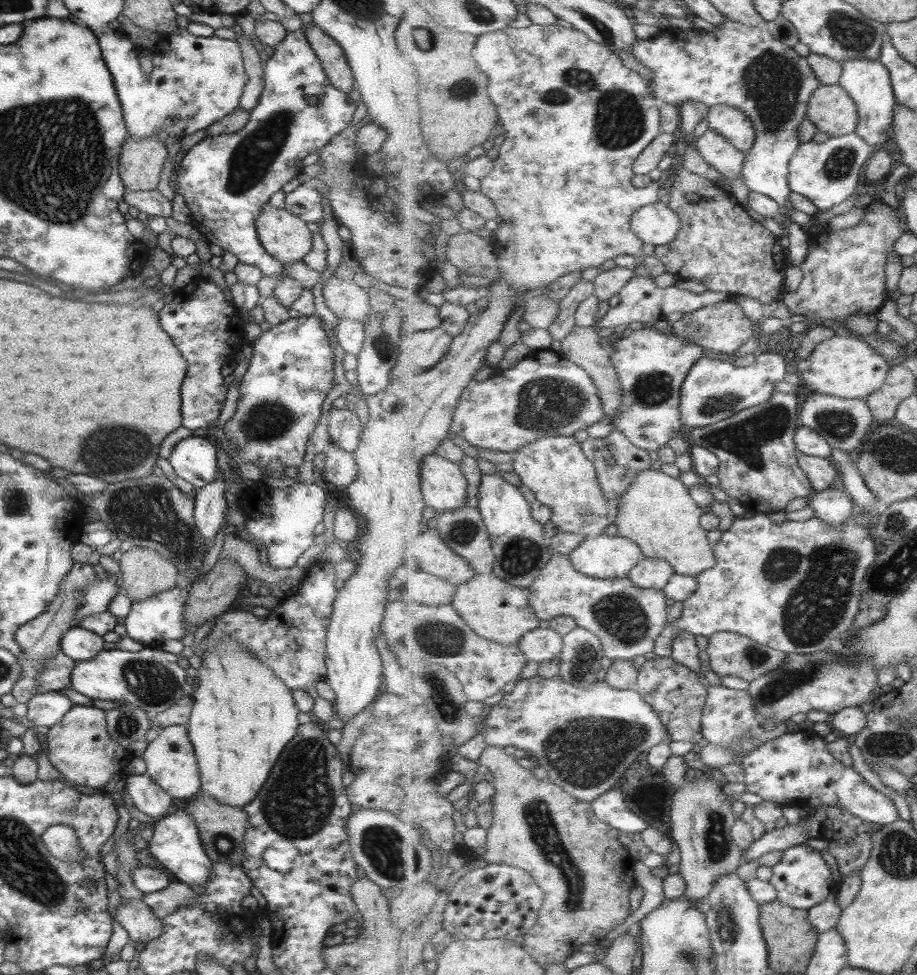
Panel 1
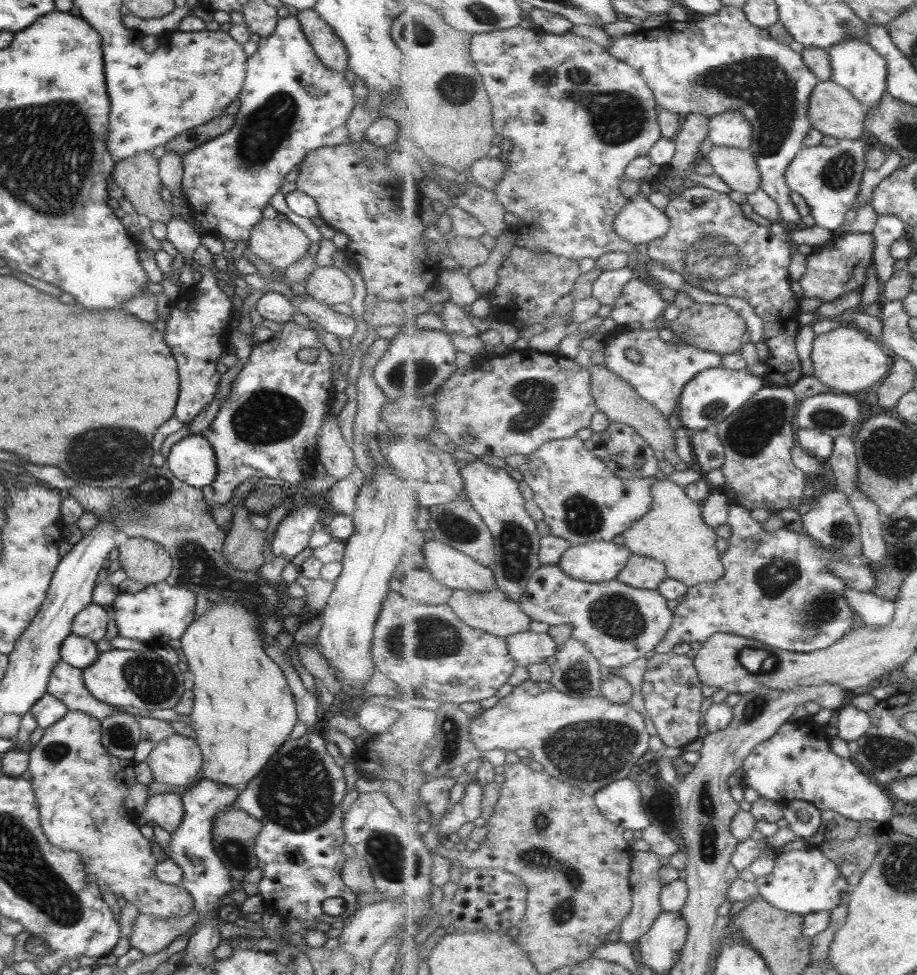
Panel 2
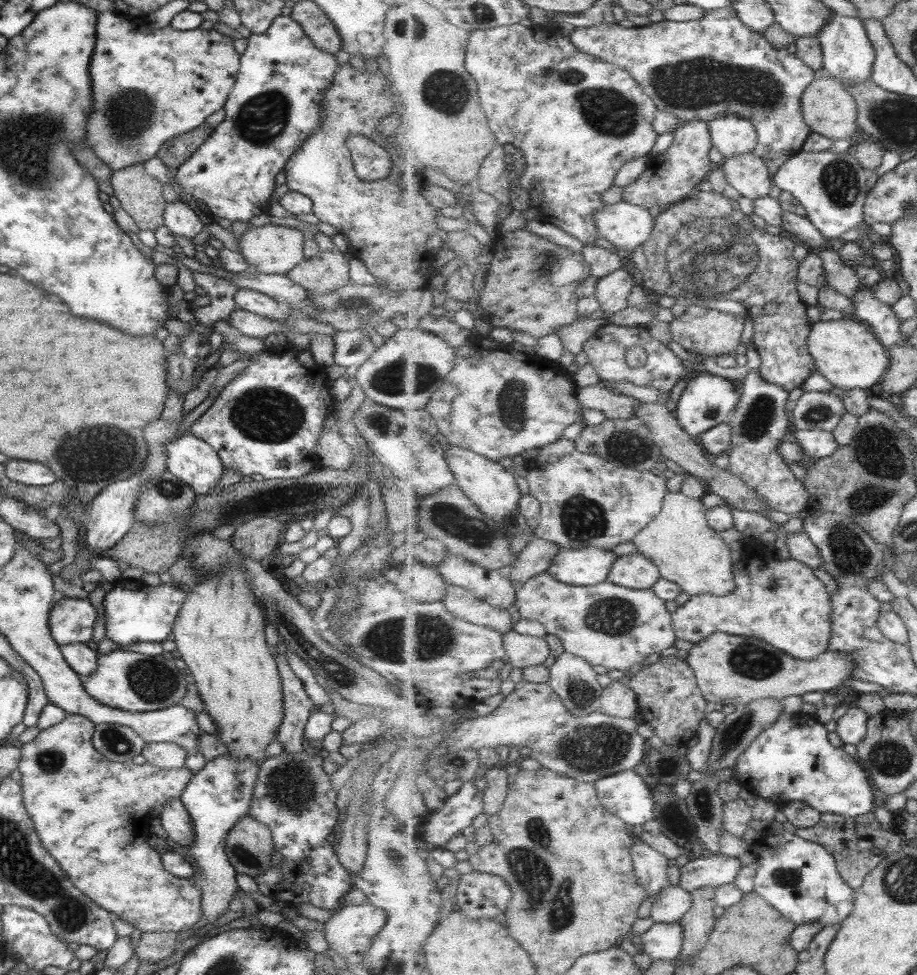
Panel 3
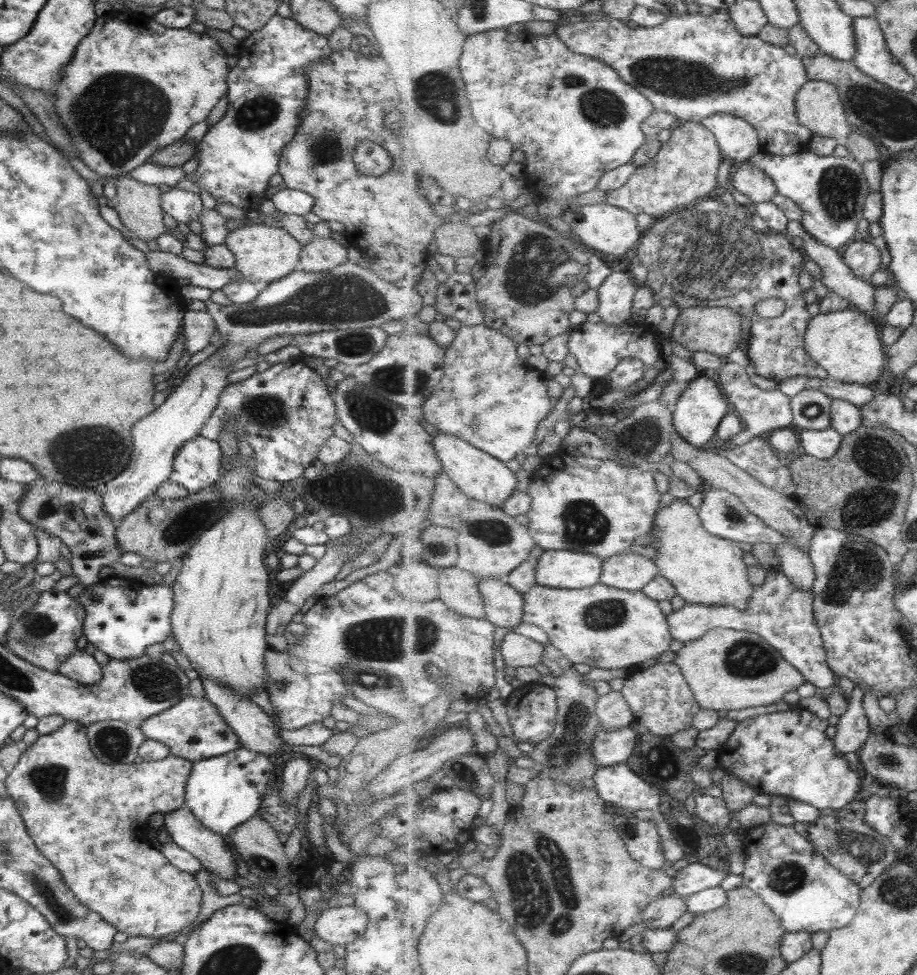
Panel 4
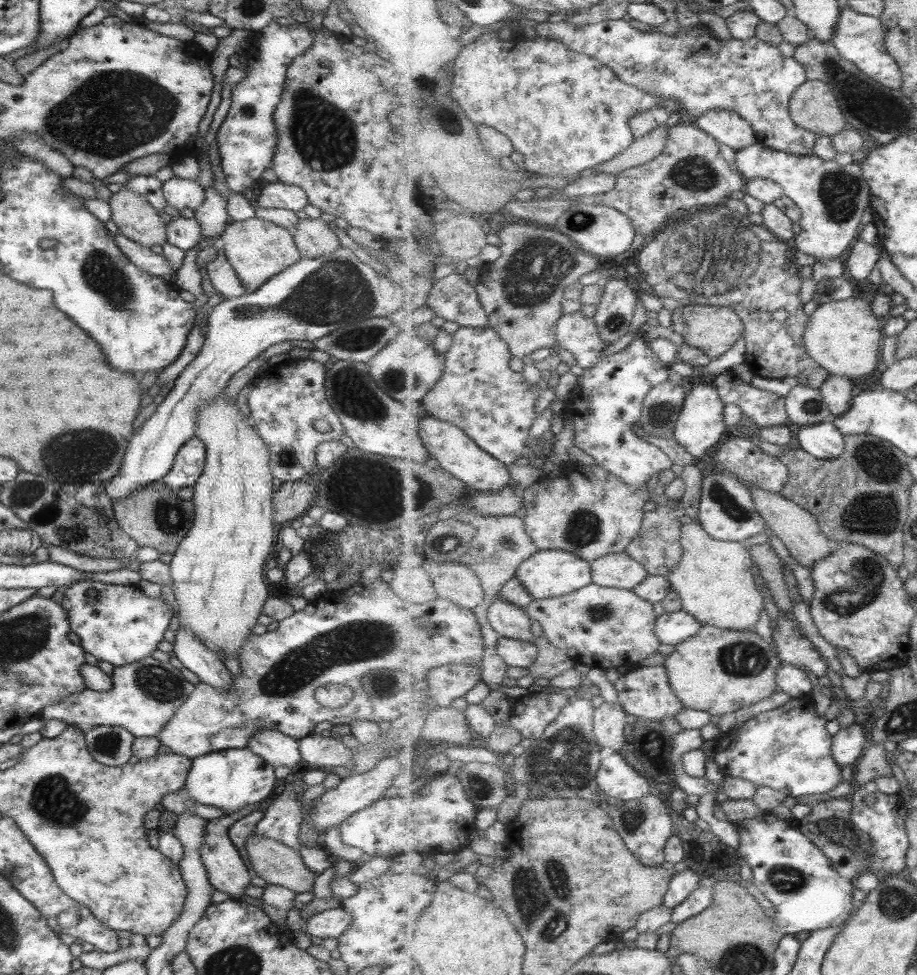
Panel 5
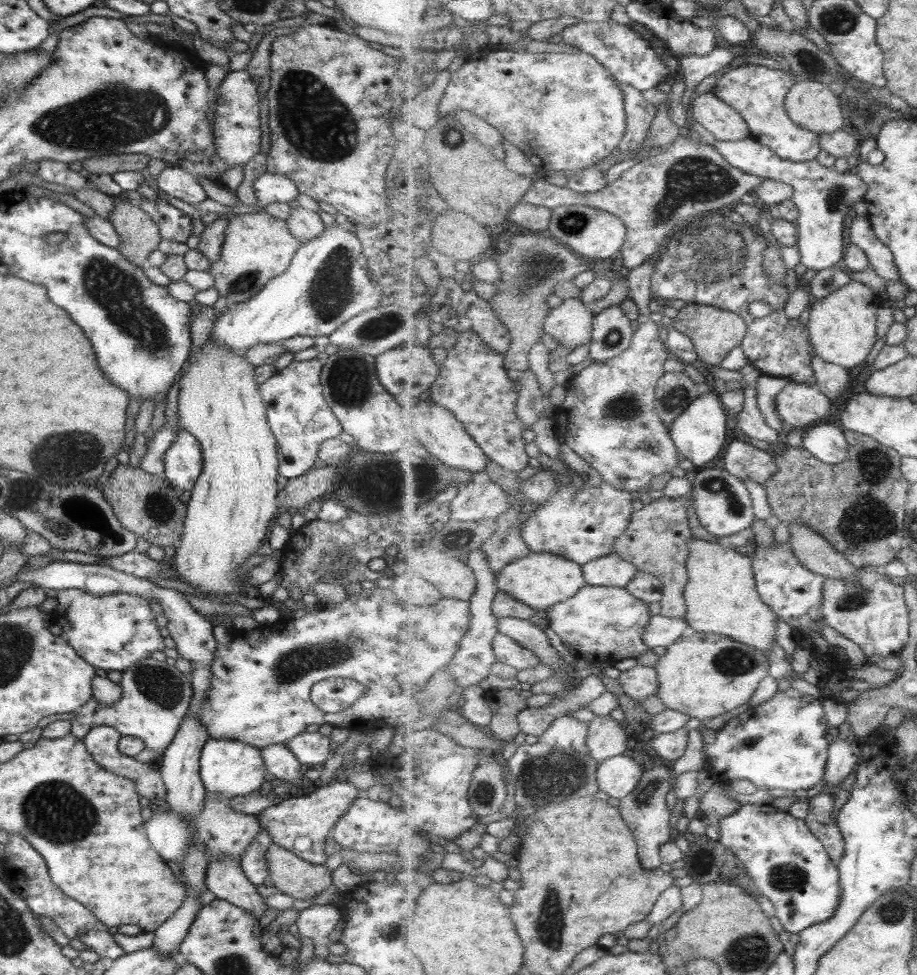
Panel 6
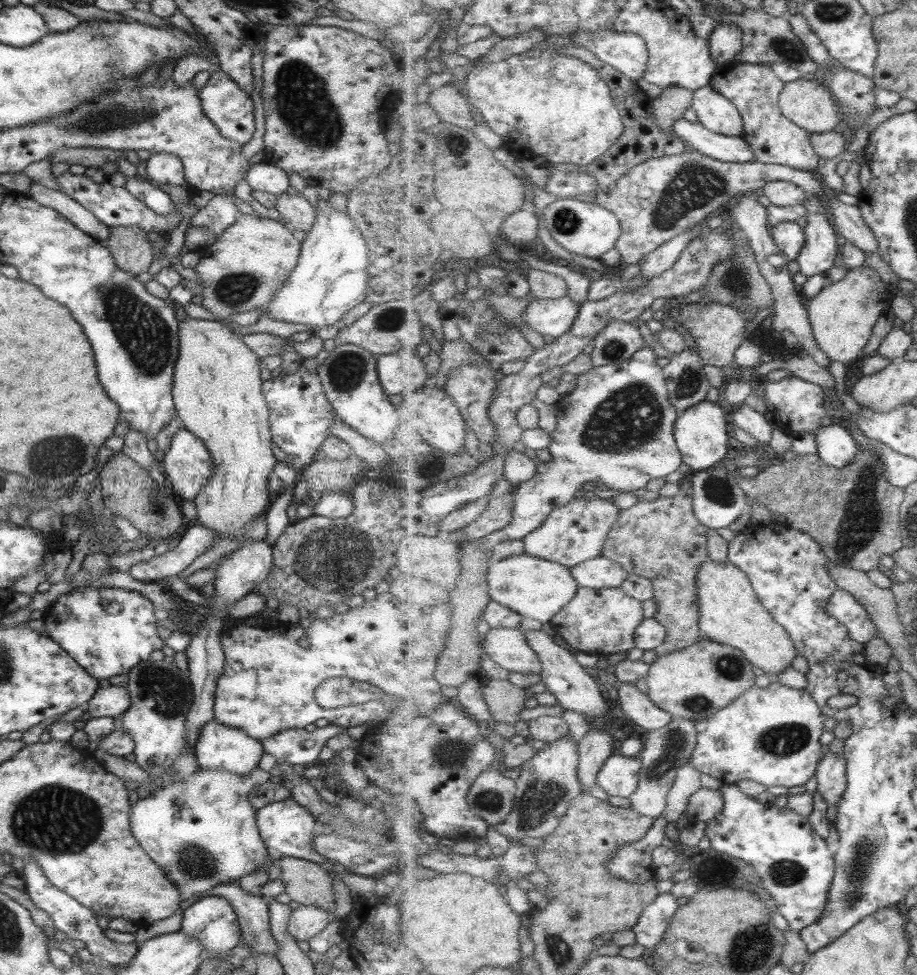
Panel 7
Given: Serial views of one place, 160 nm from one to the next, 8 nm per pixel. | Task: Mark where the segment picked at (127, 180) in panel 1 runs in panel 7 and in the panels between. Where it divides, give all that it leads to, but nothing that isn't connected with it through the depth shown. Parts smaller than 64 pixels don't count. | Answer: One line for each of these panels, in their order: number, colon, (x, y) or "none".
2: (137, 176)
3: (140, 196)
4: (138, 207)
5: (134, 218)
6: (138, 235)
7: (128, 246)

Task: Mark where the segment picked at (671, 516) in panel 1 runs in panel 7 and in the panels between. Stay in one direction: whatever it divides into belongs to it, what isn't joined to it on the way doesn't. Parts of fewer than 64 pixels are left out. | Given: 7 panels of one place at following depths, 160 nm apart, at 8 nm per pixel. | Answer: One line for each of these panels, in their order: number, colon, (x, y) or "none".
2: (674, 532)
3: (680, 541)
4: (706, 569)
5: (715, 580)
6: (722, 597)
7: (731, 613)

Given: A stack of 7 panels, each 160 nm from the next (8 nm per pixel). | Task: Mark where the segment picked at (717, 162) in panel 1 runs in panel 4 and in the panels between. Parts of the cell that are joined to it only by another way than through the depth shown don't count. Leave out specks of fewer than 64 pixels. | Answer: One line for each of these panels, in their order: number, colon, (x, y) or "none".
2: (738, 168)
3: (749, 174)
4: (758, 186)

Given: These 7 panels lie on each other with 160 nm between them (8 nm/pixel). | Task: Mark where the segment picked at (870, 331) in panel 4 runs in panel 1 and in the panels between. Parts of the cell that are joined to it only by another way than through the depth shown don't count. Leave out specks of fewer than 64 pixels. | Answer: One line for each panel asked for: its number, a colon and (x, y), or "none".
1: (846, 367)
2: (845, 359)
3: (845, 351)

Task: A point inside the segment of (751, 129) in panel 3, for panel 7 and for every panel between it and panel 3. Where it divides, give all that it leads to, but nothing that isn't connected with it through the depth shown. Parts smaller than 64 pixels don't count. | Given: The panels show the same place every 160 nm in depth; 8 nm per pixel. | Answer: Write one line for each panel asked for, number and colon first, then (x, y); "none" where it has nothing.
4: (739, 140)
5: (730, 128)
6: (724, 122)
7: (714, 110)

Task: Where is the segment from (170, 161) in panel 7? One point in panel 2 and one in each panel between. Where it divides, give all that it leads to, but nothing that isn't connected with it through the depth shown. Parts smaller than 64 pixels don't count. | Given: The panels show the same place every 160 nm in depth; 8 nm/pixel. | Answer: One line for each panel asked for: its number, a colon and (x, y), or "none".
2: (180, 232)
3: (182, 220)
4: (182, 205)
5: (179, 192)
6: (173, 180)

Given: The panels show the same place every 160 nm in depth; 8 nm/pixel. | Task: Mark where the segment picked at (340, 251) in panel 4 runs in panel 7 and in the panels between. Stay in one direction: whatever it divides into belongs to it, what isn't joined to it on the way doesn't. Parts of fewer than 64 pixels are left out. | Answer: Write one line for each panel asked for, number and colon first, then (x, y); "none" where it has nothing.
5: (312, 237)
6: (303, 224)
7: (297, 212)

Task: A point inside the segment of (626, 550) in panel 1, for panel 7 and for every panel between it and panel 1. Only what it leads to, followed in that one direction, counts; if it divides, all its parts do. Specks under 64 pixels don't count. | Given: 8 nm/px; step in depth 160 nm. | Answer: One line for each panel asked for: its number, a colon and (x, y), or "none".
2: (599, 561)
3: (588, 566)
4: (557, 569)
5: (547, 574)
6: (540, 580)
7: (539, 589)

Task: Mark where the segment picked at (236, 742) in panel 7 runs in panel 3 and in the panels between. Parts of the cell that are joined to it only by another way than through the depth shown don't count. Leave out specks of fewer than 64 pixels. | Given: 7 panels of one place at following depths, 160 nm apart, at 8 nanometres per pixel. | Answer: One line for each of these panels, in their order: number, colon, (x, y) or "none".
3: (216, 797)
4: (223, 791)
5: (229, 779)
6: (226, 766)

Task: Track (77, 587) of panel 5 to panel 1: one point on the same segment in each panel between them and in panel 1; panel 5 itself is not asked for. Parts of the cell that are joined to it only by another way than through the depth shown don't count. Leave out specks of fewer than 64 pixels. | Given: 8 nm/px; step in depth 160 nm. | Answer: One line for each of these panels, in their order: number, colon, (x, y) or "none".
1: (151, 621)
2: (158, 613)
3: (133, 612)
4: (128, 616)

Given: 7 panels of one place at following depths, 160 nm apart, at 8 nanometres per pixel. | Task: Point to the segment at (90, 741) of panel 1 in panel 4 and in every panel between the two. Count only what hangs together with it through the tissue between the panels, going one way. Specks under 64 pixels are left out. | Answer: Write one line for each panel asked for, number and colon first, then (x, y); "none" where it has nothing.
2: (80, 790)
3: (91, 815)
4: (89, 820)

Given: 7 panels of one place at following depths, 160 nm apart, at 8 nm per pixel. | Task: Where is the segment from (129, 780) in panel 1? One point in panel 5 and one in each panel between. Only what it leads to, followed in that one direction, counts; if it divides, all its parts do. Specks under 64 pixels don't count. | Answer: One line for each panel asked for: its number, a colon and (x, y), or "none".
2: (165, 809)
3: (173, 817)
4: (186, 831)
5: (226, 872)

